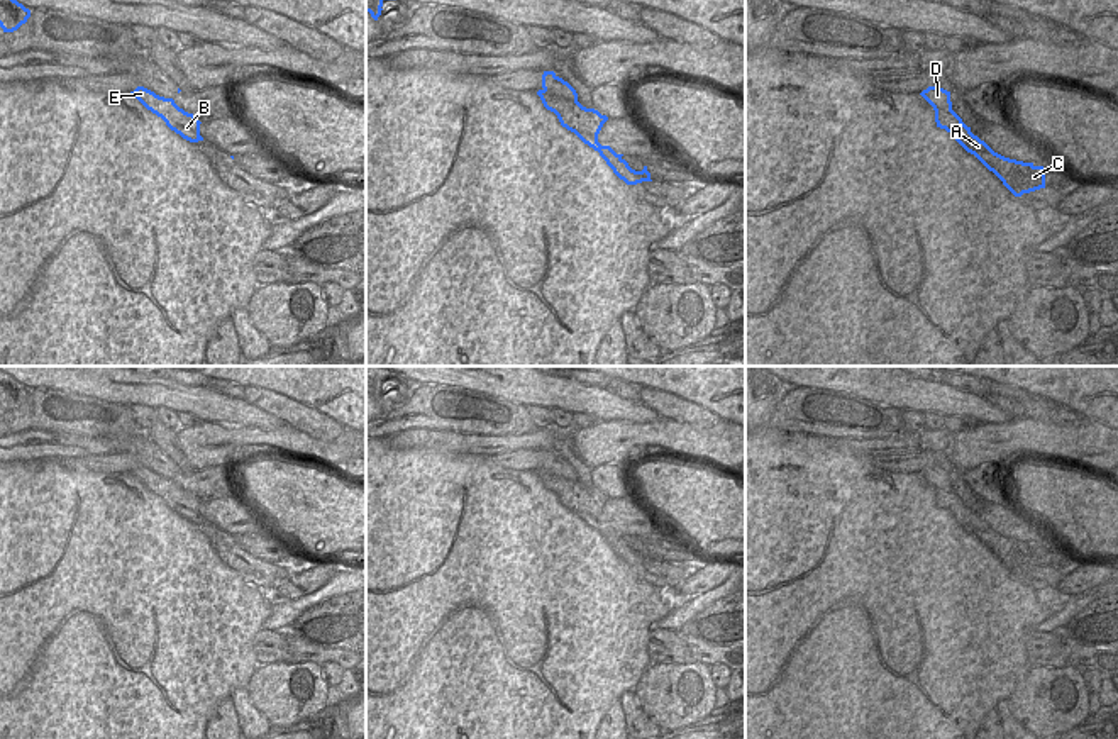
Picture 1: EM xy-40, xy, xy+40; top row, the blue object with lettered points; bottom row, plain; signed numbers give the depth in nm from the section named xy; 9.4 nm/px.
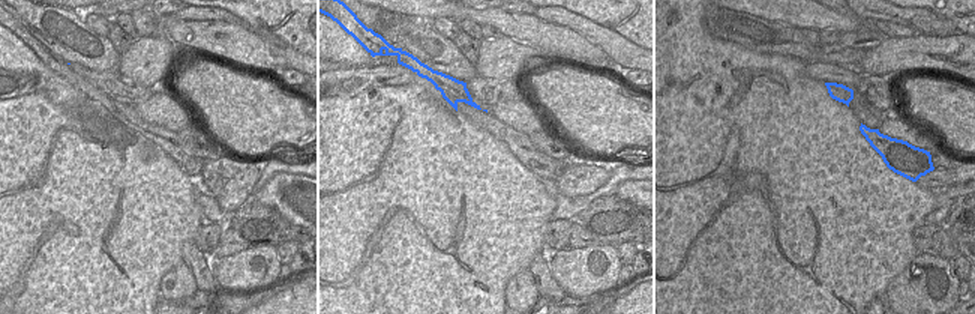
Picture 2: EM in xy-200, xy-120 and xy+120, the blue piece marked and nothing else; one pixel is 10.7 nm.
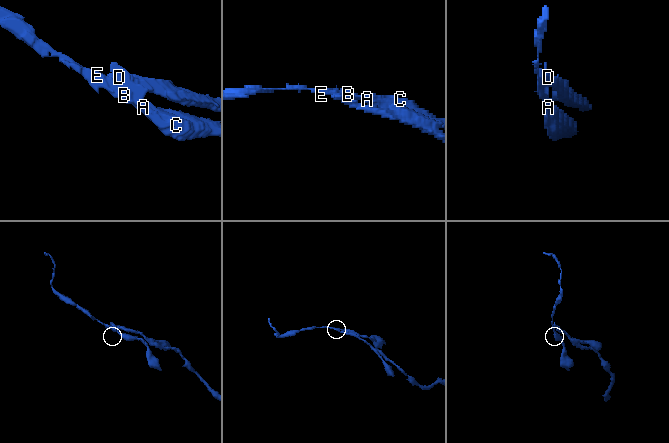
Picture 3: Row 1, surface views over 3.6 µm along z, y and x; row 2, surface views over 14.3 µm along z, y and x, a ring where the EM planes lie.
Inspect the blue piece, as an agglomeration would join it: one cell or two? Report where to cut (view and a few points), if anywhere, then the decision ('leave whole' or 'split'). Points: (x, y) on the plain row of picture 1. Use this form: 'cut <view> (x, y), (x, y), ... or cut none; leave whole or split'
cut xy (541, 475), (576, 482); split

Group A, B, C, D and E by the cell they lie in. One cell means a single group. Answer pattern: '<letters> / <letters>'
A B C E / D

